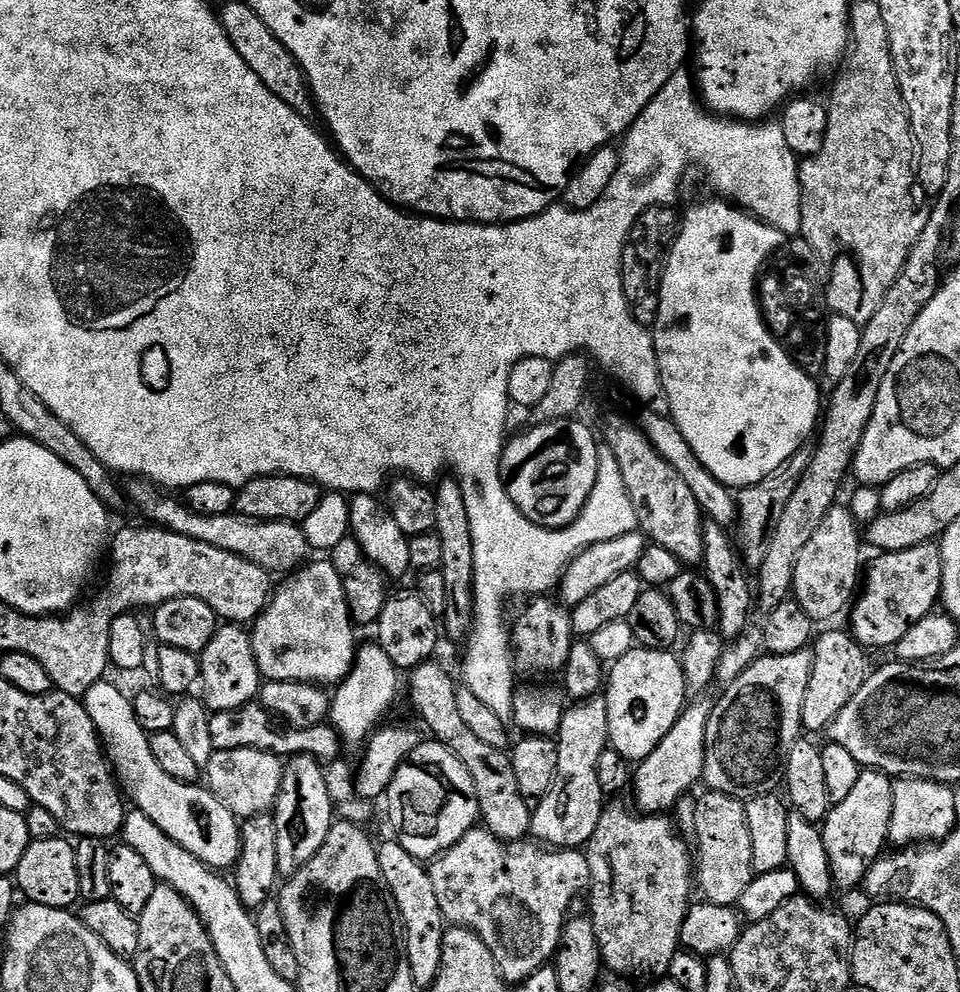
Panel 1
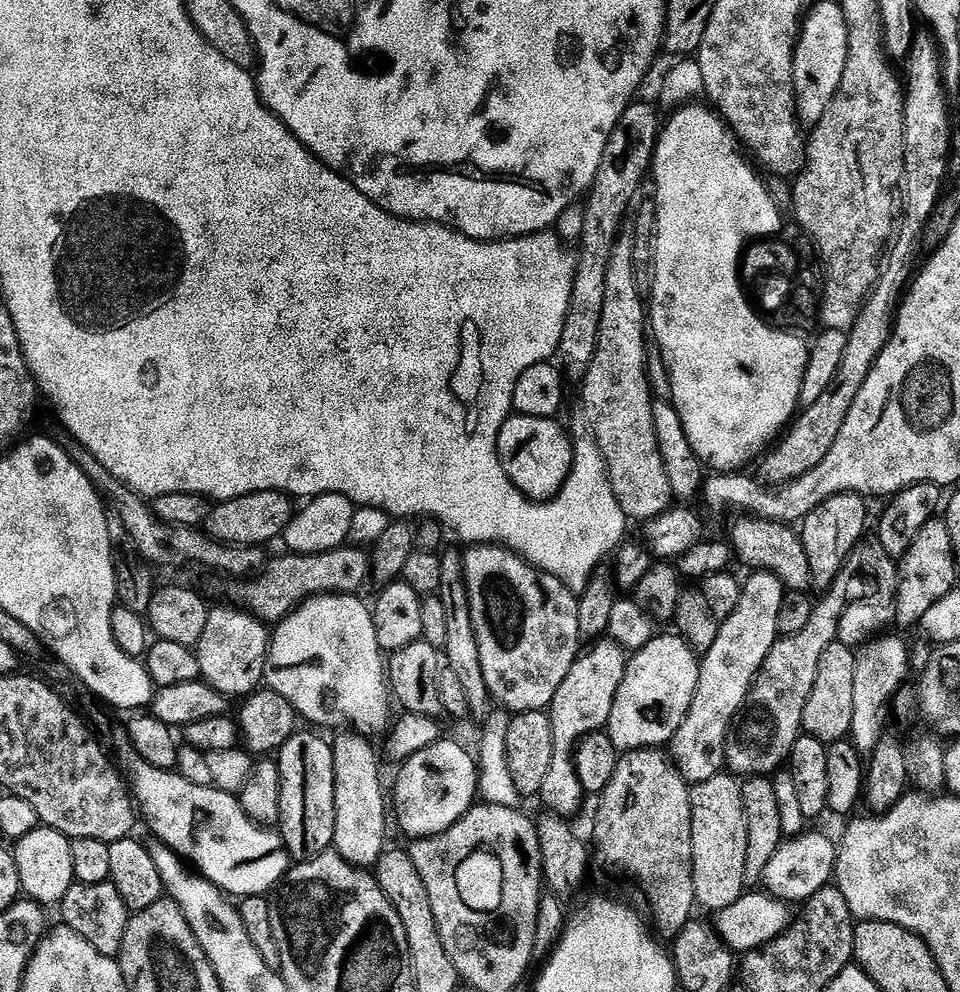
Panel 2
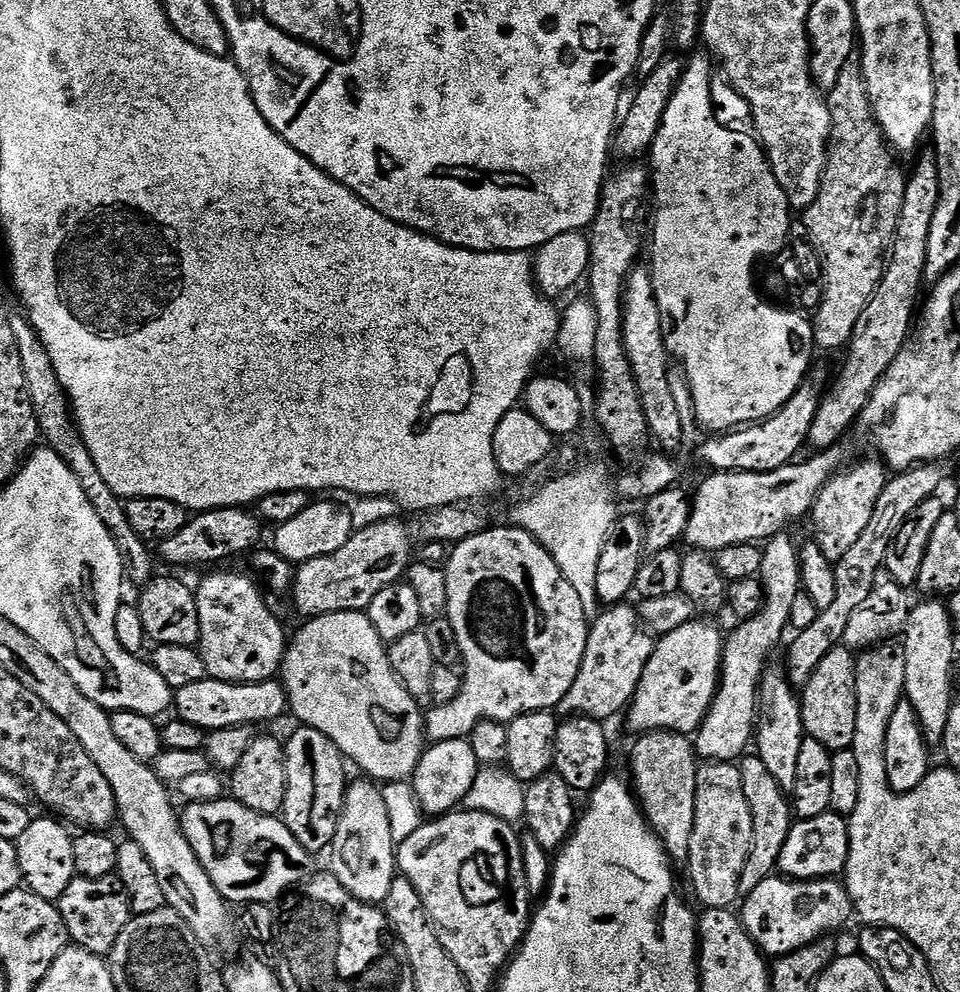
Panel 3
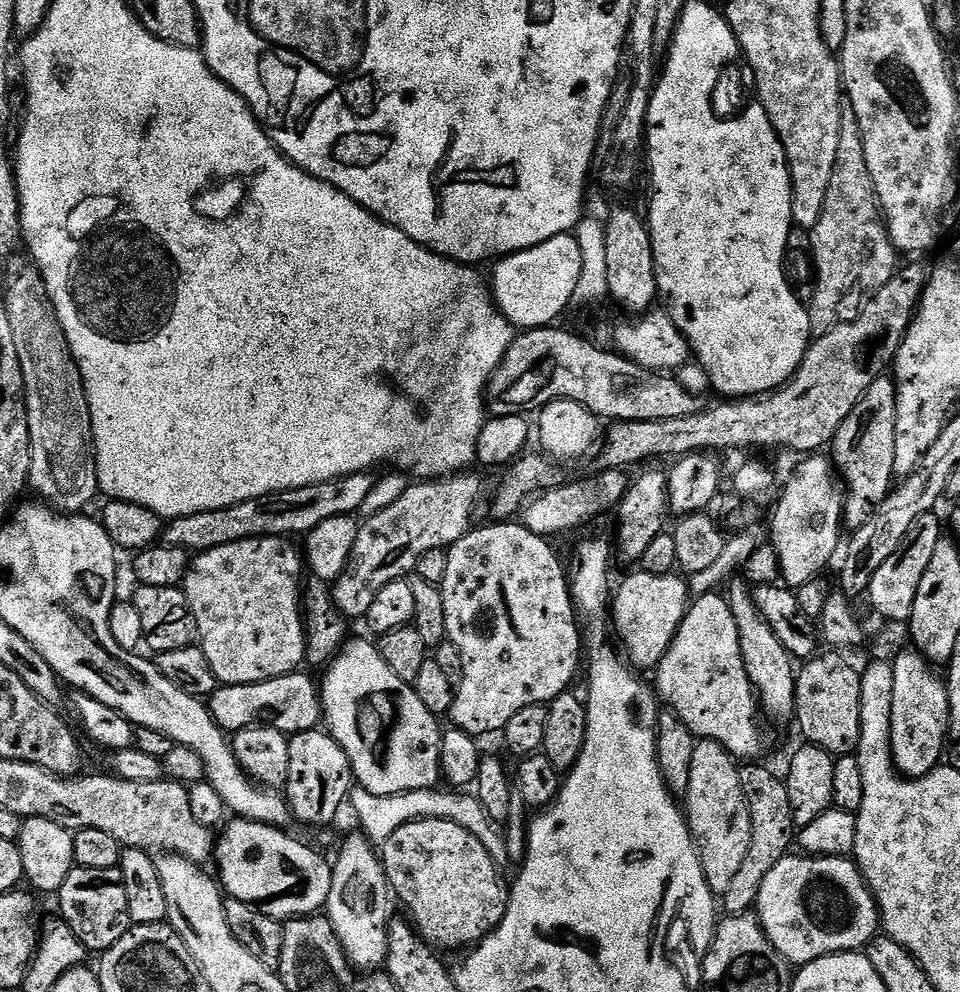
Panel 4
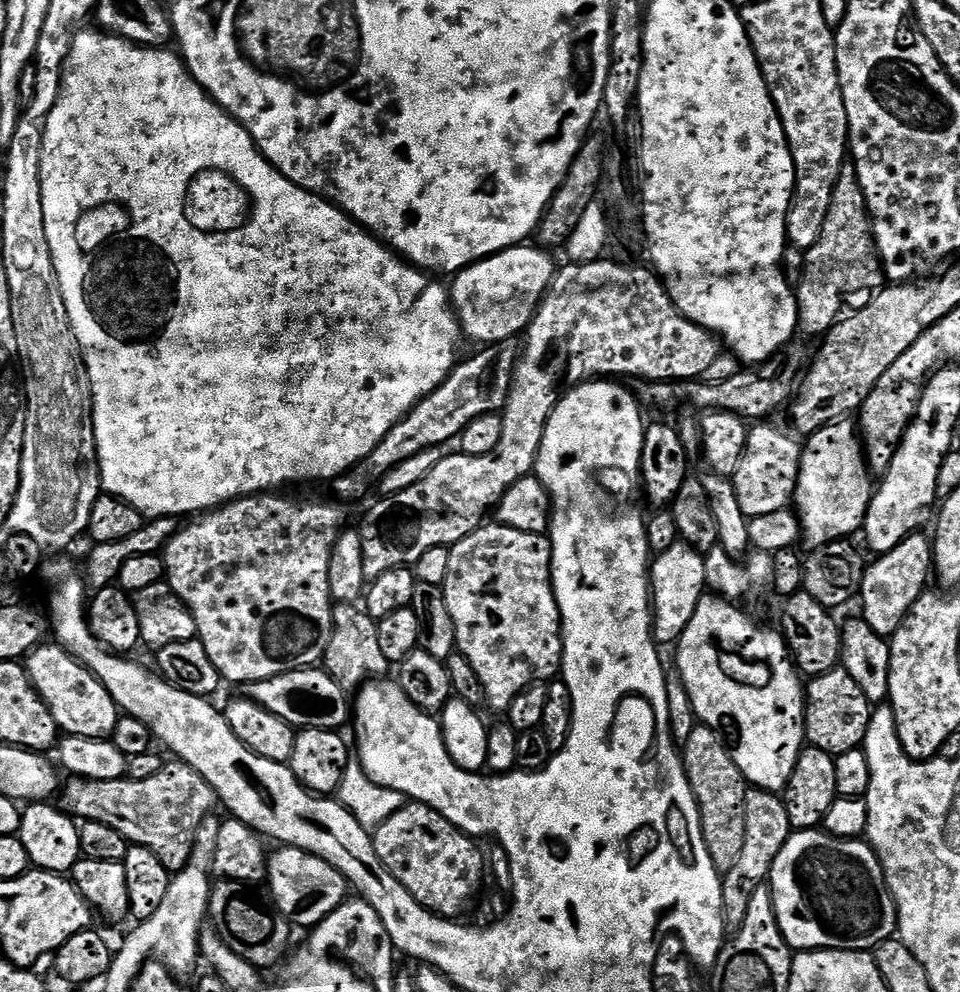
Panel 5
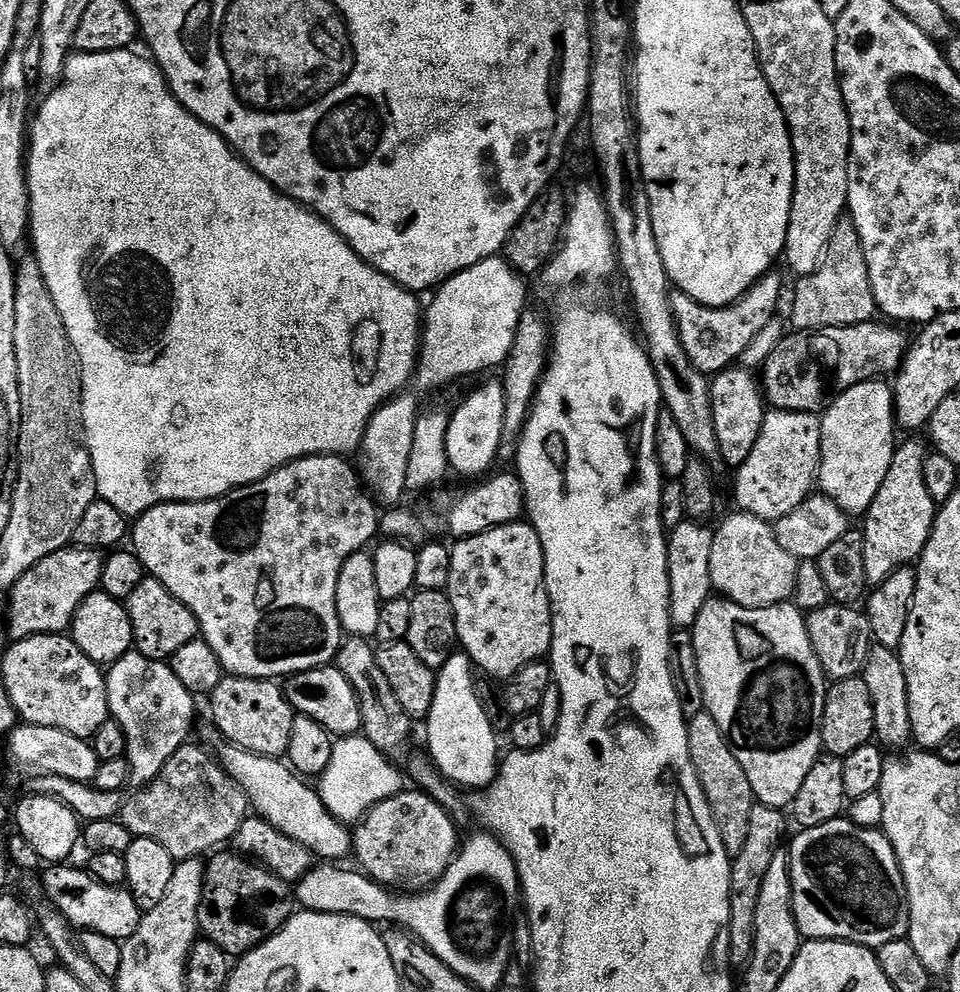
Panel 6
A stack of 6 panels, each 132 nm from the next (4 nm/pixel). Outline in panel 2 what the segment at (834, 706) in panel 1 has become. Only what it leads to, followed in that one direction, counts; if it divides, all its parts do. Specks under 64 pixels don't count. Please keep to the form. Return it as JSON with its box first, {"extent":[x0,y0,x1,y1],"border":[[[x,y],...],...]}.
{"extent":[802,643,856,744],"border":[[[834,643],[822,650],[822,658],[818,662],[818,678],[814,678],[814,690],[810,690],[810,698],[806,698],[806,710],[802,714],[803,731],[809,736],[818,738],[823,744],[833,744],[839,740],[849,739],[854,722],[854,670],[856,669],[856,652],[842,643]]]}

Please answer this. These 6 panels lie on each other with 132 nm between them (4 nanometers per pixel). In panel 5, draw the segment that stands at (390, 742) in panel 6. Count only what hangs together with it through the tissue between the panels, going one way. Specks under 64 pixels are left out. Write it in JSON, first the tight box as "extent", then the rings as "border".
{"extent":[322,603,390,694],"border":[[[337,603],[332,609],[332,633],[324,651],[322,667],[342,686],[342,690],[355,694],[369,682],[387,677],[390,665],[386,654],[378,646],[378,623],[368,617],[367,611],[356,604]]]}

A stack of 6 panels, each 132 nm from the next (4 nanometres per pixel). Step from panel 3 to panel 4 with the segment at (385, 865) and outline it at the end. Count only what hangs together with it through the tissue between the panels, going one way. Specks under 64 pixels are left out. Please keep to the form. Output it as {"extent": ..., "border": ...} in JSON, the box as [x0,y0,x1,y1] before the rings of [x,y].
{"extent":[326,834,390,970],"border":[[[363,834],[346,837],[332,864],[326,915],[338,934],[344,953],[357,969],[376,970],[388,959],[388,896],[390,900],[384,862],[372,841]]]}

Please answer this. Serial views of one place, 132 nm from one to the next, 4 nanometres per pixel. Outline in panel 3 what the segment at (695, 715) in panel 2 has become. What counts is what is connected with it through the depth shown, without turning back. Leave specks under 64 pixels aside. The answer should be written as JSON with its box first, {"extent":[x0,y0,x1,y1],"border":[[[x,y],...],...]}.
{"extent":[694,534,802,762],"border":[[[777,534],[772,537],[771,540],[767,541],[763,545],[762,551],[764,557],[762,558],[762,566],[760,567],[760,575],[758,577],[761,587],[764,588],[764,602],[760,605],[760,608],[752,616],[747,617],[743,622],[737,623],[740,624],[732,633],[727,633],[726,639],[722,644],[722,659],[720,662],[720,682],[718,685],[718,691],[715,698],[712,699],[712,704],[708,707],[708,712],[704,716],[704,721],[700,723],[699,728],[696,729],[694,733],[694,751],[701,761],[704,762],[736,762],[741,759],[749,751],[750,745],[754,740],[754,725],[758,720],[758,689],[760,687],[760,682],[762,679],[762,673],[765,671],[766,665],[764,662],[767,660],[768,655],[772,652],[772,647],[780,640],[780,635],[783,634],[784,628],[789,627],[788,619],[790,618],[790,605],[794,603],[794,598],[798,598],[798,594],[802,590],[802,585],[800,583],[800,553],[798,551],[798,544],[795,544],[794,541],[788,537],[788,534]]]}

